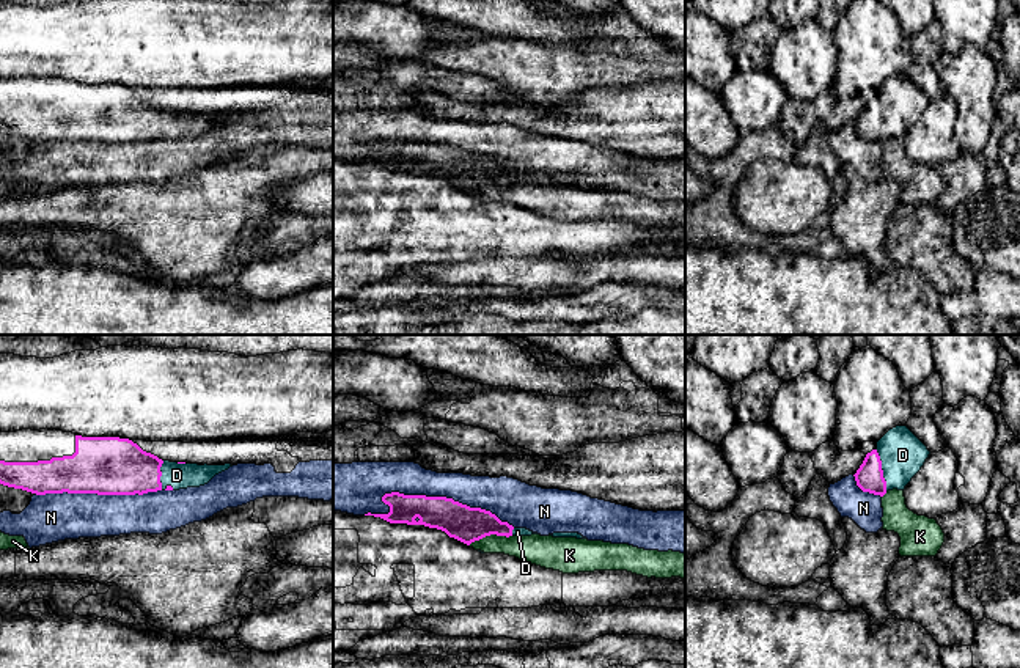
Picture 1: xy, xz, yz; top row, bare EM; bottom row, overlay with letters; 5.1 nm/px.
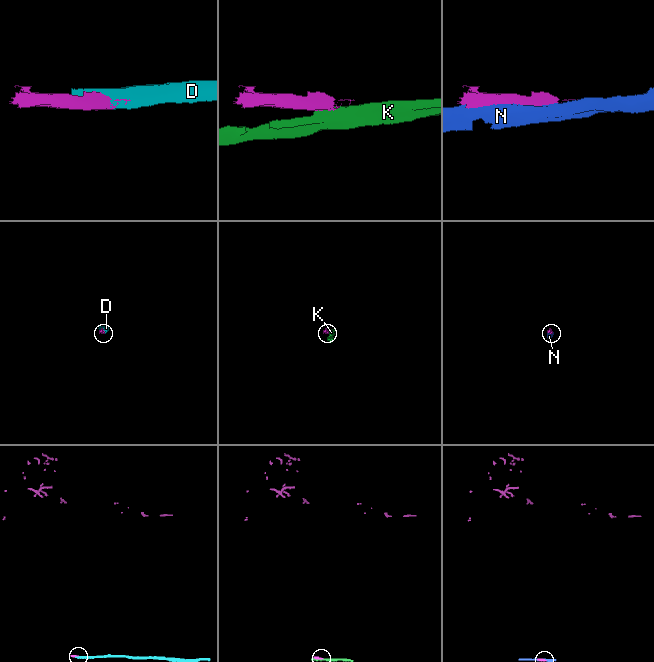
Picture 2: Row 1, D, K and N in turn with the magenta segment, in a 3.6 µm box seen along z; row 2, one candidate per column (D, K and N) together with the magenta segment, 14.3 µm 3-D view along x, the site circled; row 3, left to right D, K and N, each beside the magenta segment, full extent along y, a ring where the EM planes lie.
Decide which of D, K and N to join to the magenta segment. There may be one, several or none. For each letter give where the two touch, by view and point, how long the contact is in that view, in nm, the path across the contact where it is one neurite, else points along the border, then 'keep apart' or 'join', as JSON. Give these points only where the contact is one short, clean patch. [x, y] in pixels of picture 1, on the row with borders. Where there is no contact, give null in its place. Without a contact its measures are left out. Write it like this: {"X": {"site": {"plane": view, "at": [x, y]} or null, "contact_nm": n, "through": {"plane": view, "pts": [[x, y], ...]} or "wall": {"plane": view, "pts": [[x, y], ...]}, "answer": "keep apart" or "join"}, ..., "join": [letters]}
{"D": {"site": {"plane": "yz", "at": [882, 470]}, "contact_nm": 240, "answer": "join"}, "K": {"site": {"plane": "xz", "at": [489, 535]}, "contact_nm": 220, "wall": {"plane": "xz", "pts": [[511, 535], [487, 535], [469, 544]]}, "answer": "keep apart"}, "N": {"site": {"plane": "xz", "at": [429, 497]}, "contact_nm": 800, "answer": "keep apart"}, "join": ["D"]}

